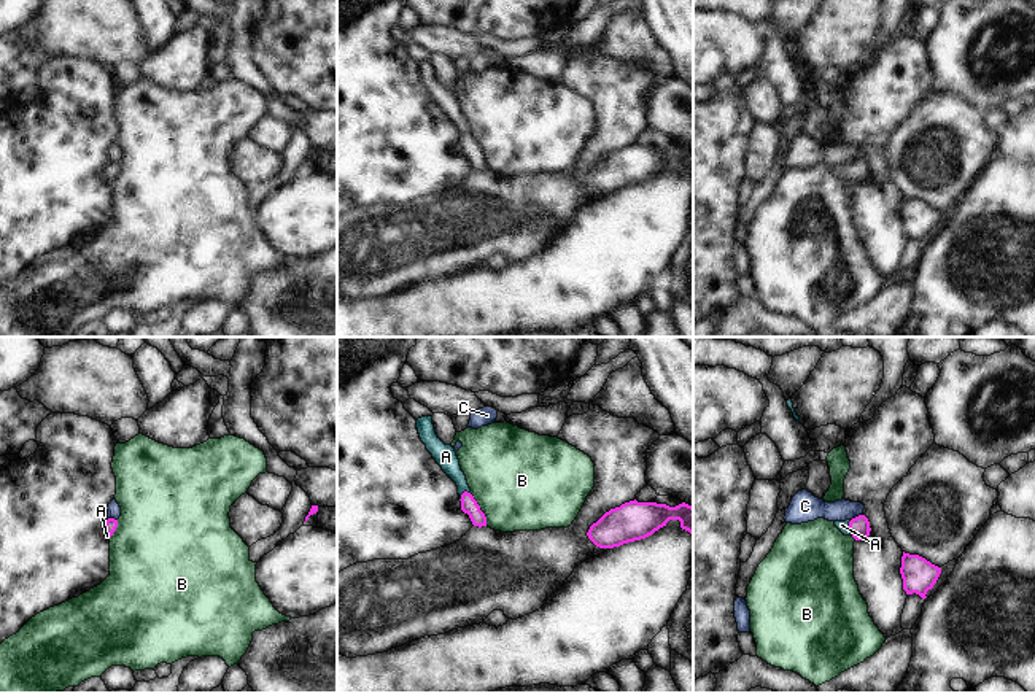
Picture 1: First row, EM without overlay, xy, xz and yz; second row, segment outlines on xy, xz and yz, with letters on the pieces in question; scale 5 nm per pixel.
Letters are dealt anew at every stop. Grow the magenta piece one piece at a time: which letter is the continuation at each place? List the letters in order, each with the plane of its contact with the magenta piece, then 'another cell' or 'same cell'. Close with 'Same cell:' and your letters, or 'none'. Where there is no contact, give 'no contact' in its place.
A: yz | same cell
B: xz | another cell
C: yz | another cell
Same cell: A

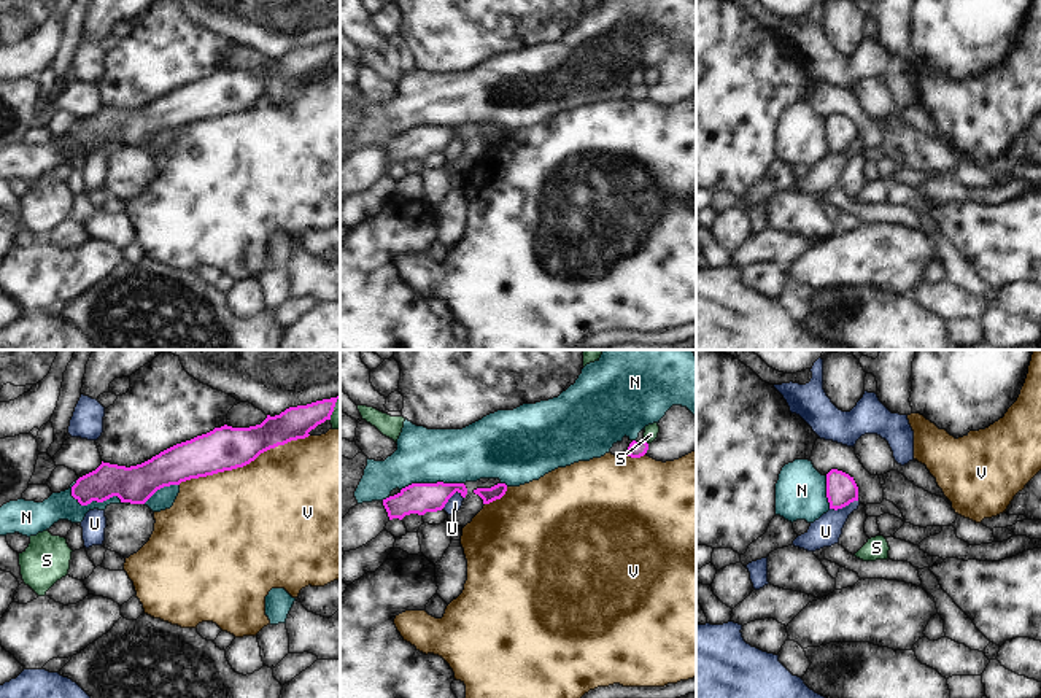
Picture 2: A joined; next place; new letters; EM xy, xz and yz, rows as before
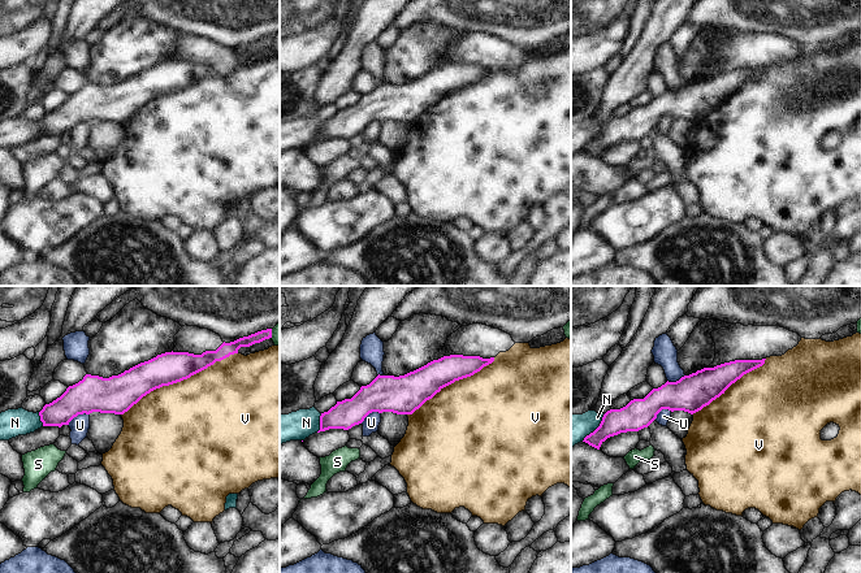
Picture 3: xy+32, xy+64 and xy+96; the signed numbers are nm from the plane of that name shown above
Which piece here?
N: xy | another cell
S: xy | another cell
U: yz | another cell
V: xy | another cell
Same cell: none

